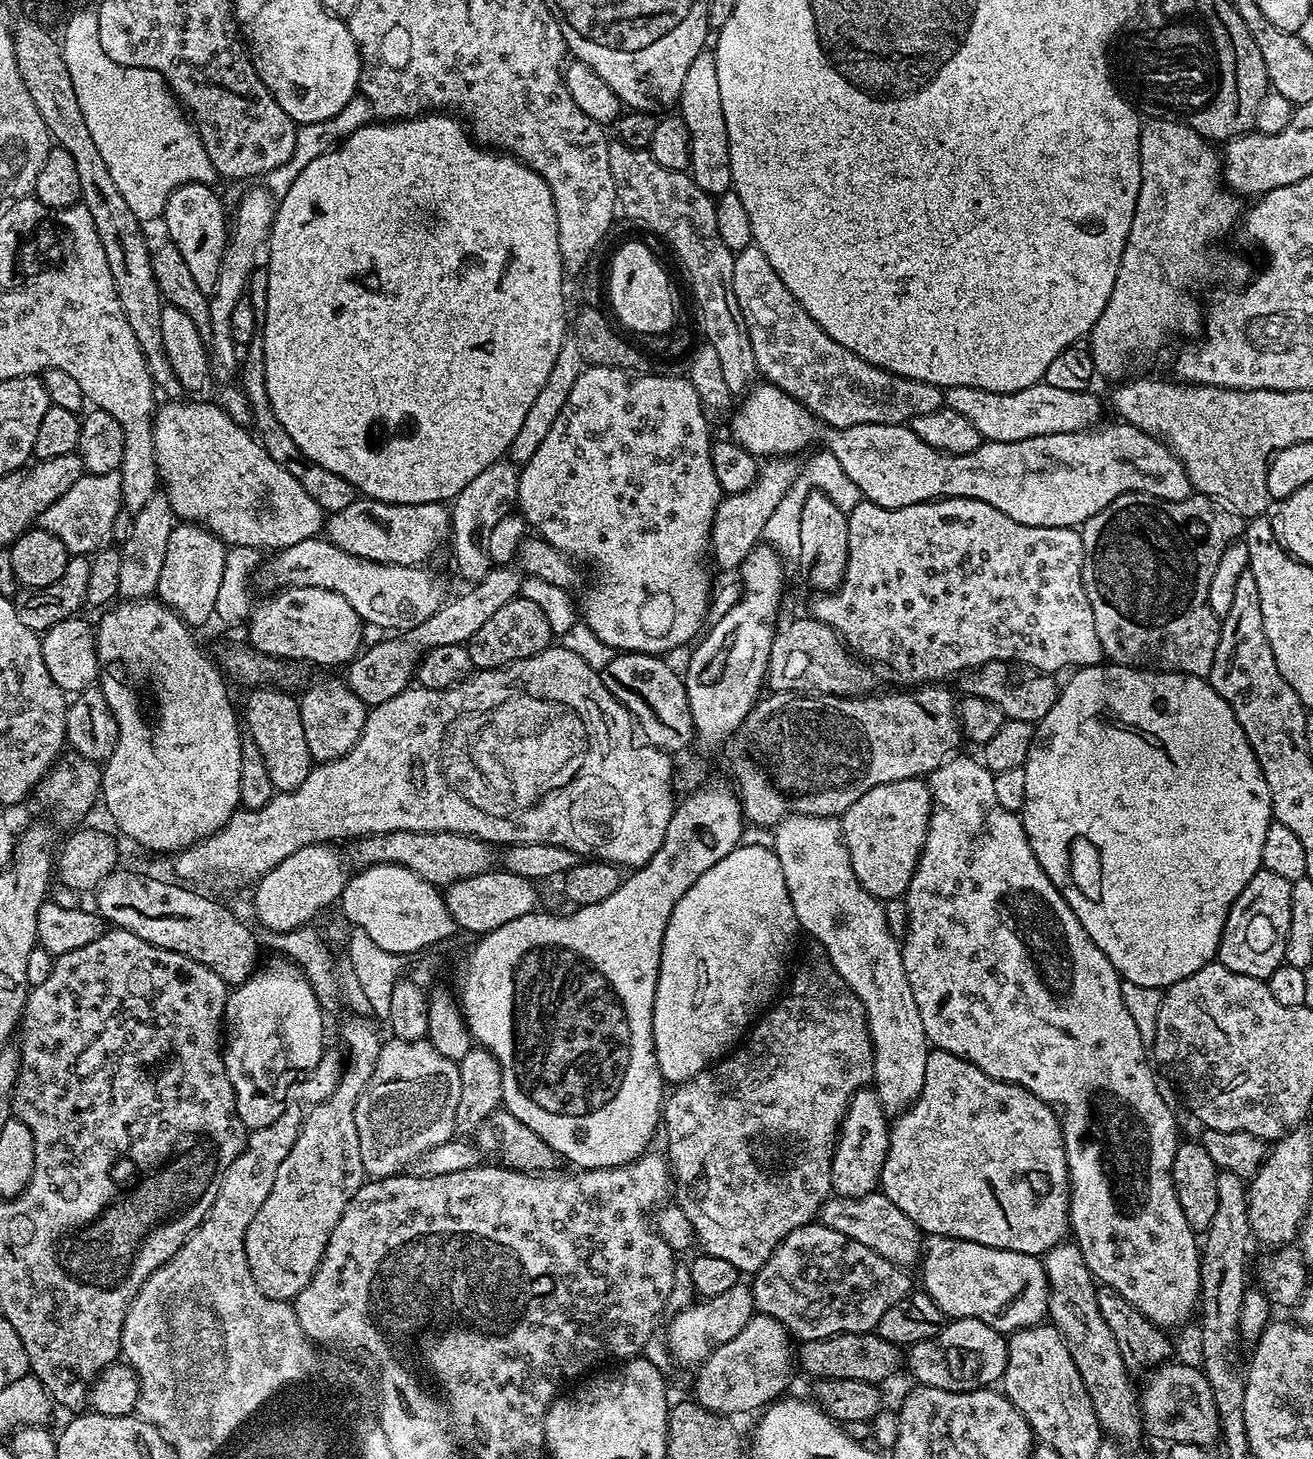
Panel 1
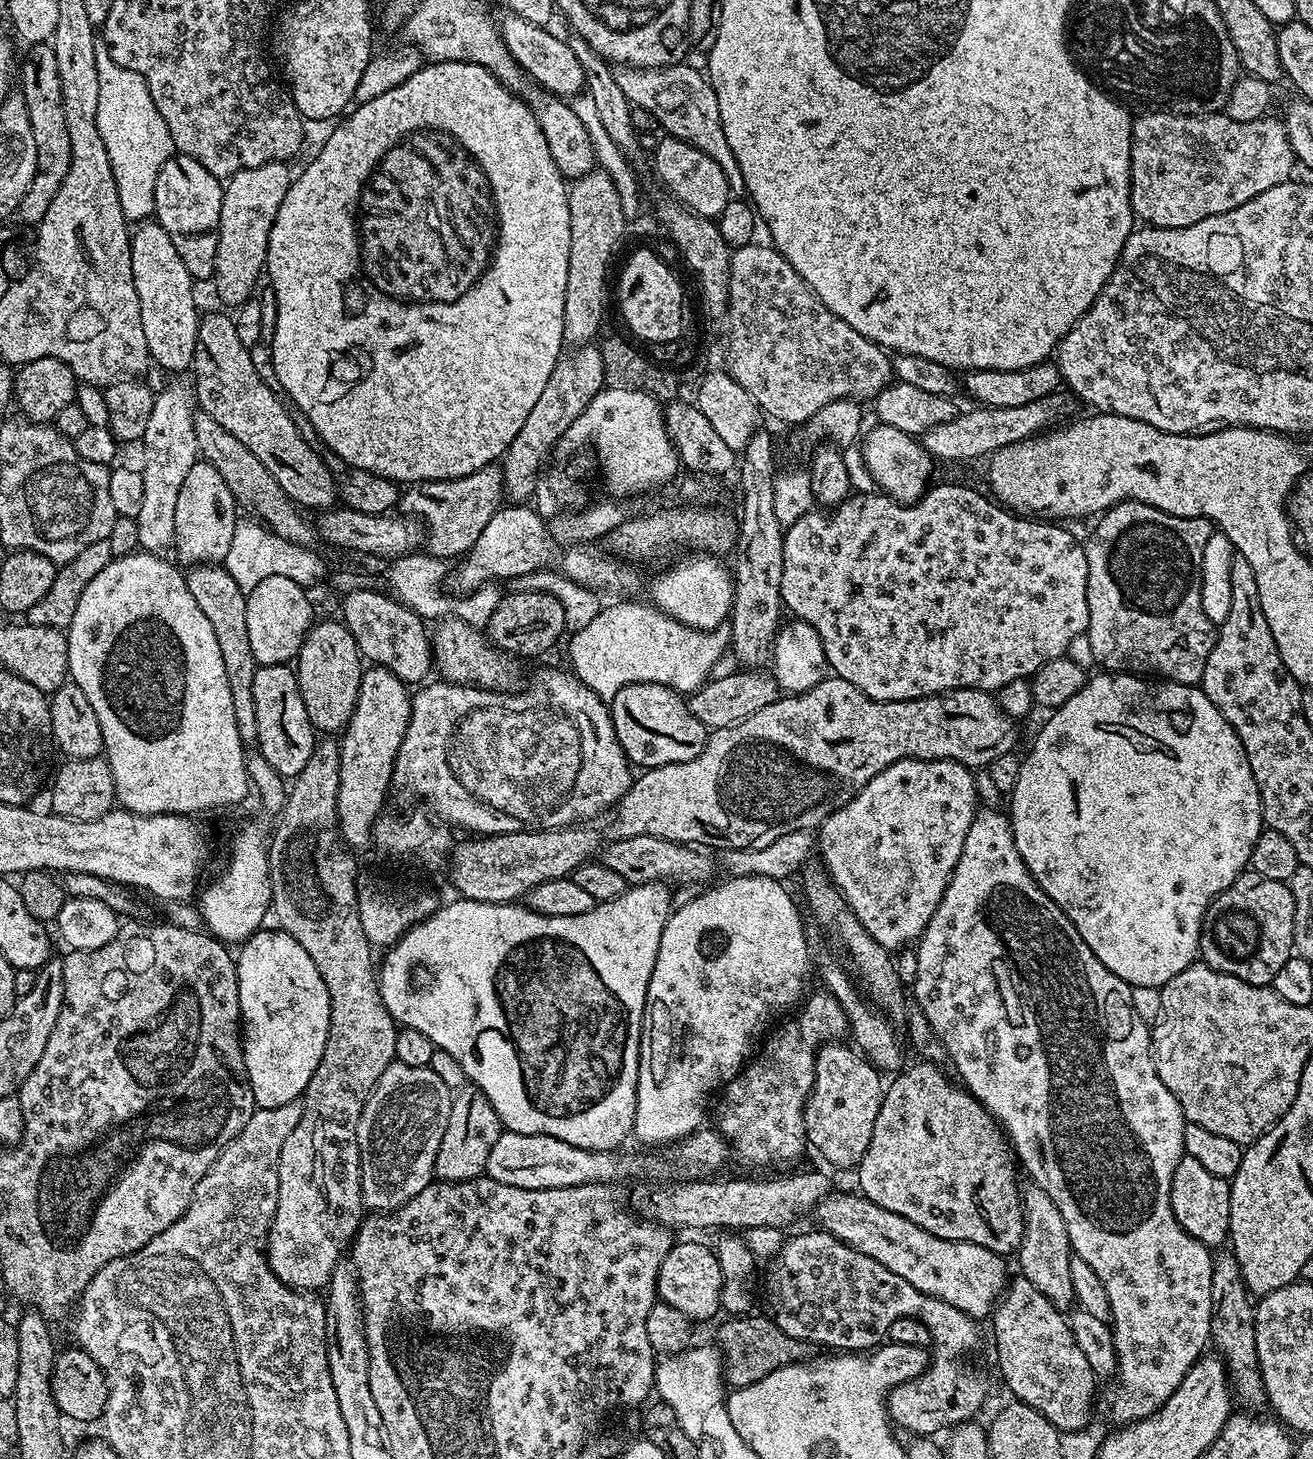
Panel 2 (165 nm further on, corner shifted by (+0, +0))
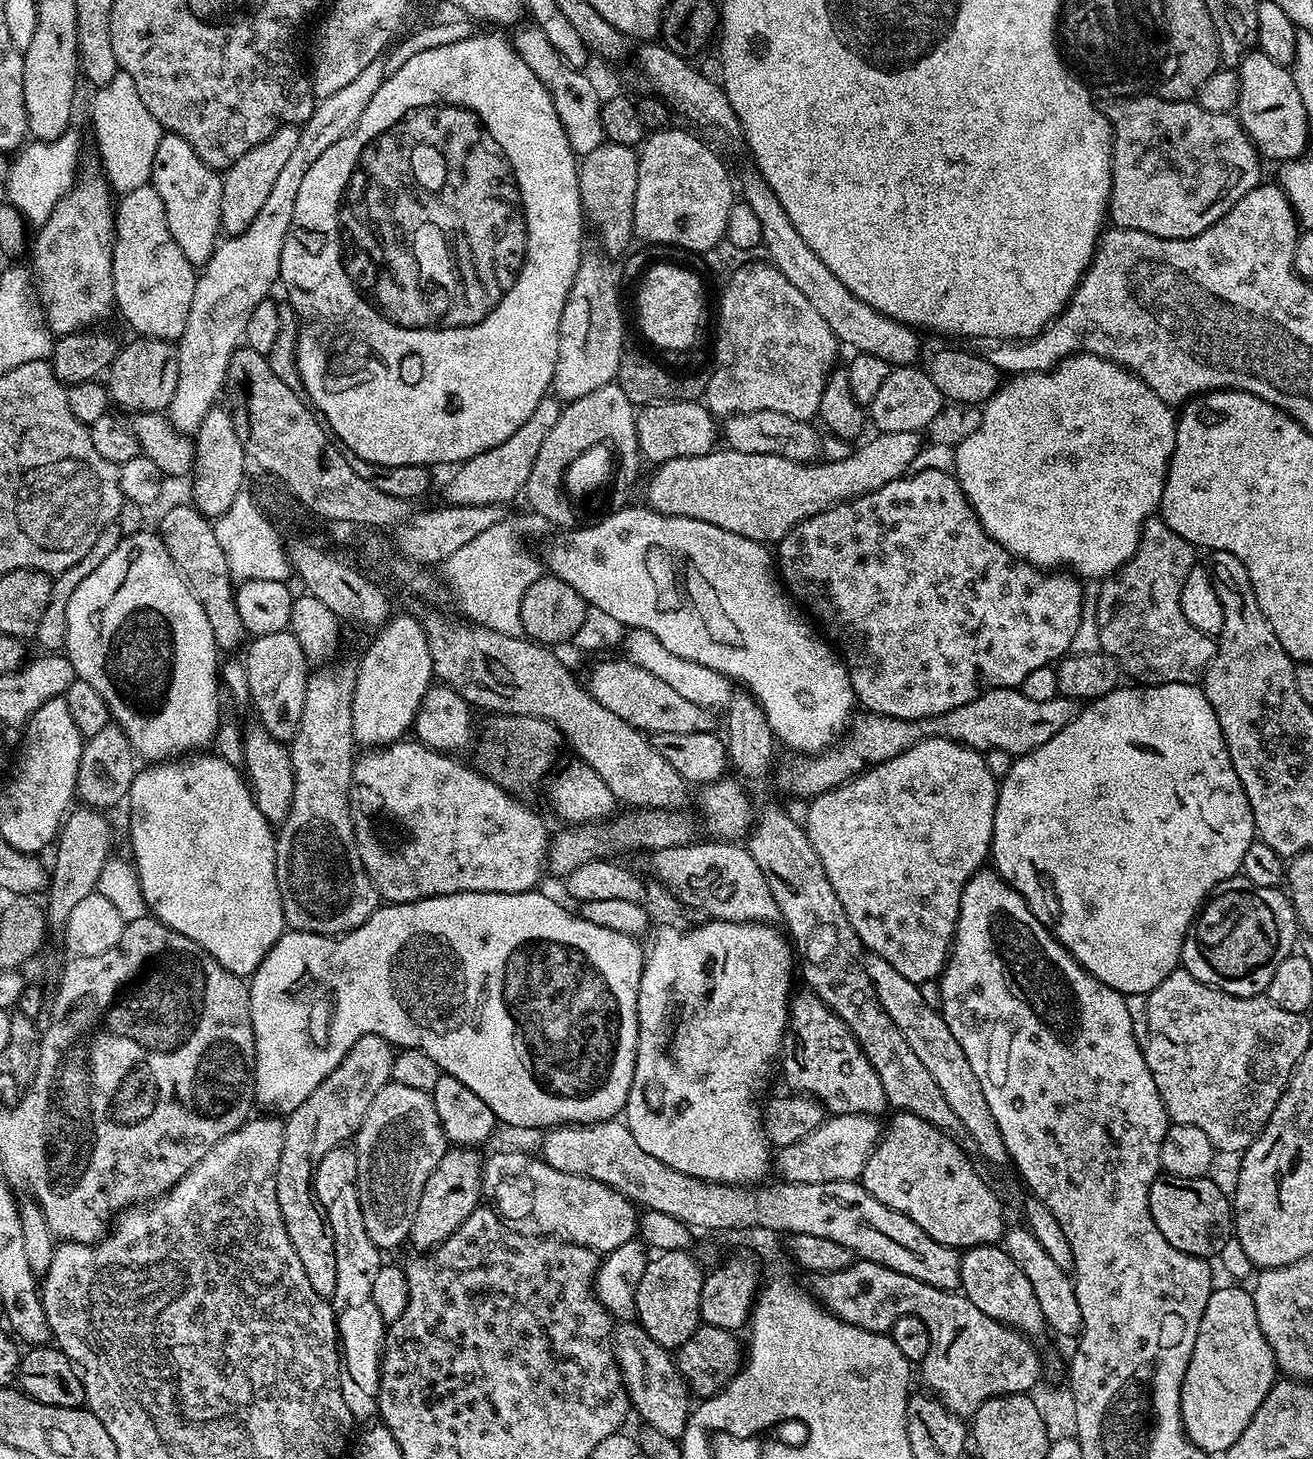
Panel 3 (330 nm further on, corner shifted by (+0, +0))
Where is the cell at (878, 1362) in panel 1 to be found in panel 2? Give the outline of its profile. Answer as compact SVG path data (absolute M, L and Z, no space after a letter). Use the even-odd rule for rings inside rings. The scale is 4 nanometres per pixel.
M745 1314L728 1318L716 1332L715 1343L725 1357L726 1384L732 1390L750 1386L766 1378L766 1374L774 1374L774 1370L782 1366L798 1364L802 1360L809 1359L814 1352L812 1344L790 1337L766 1315L754 1315Z

